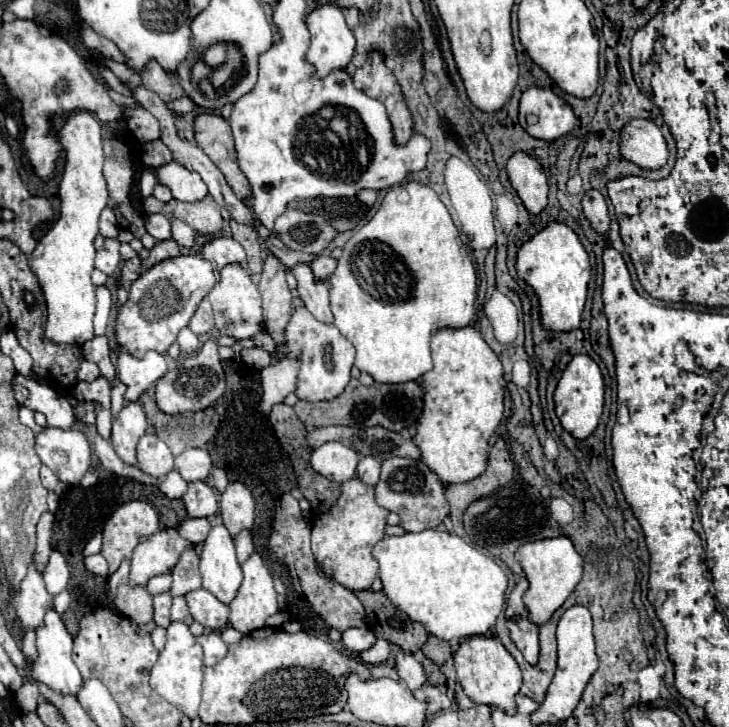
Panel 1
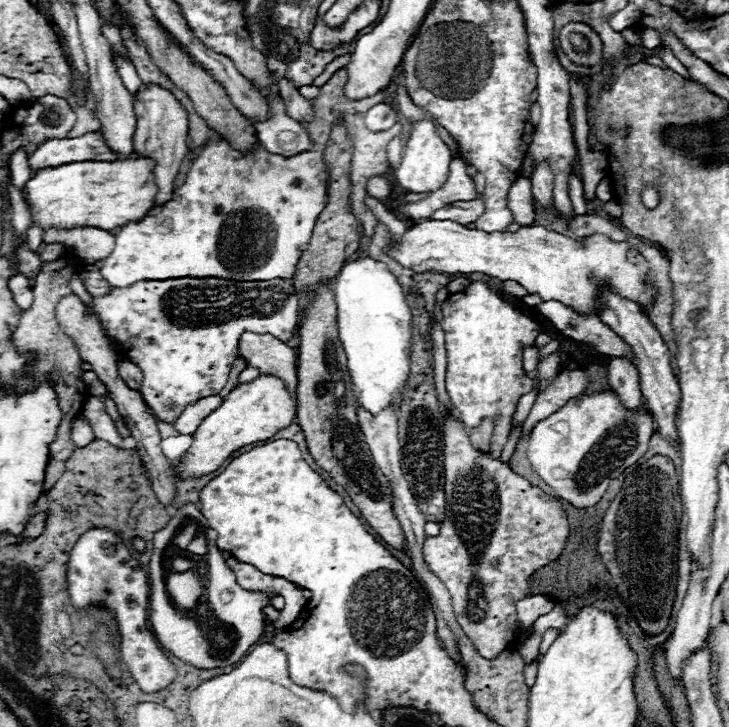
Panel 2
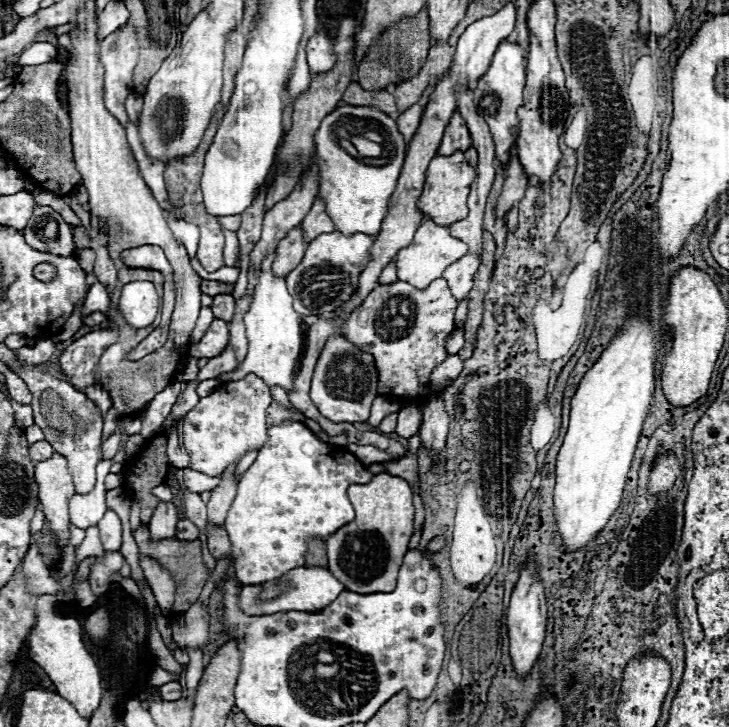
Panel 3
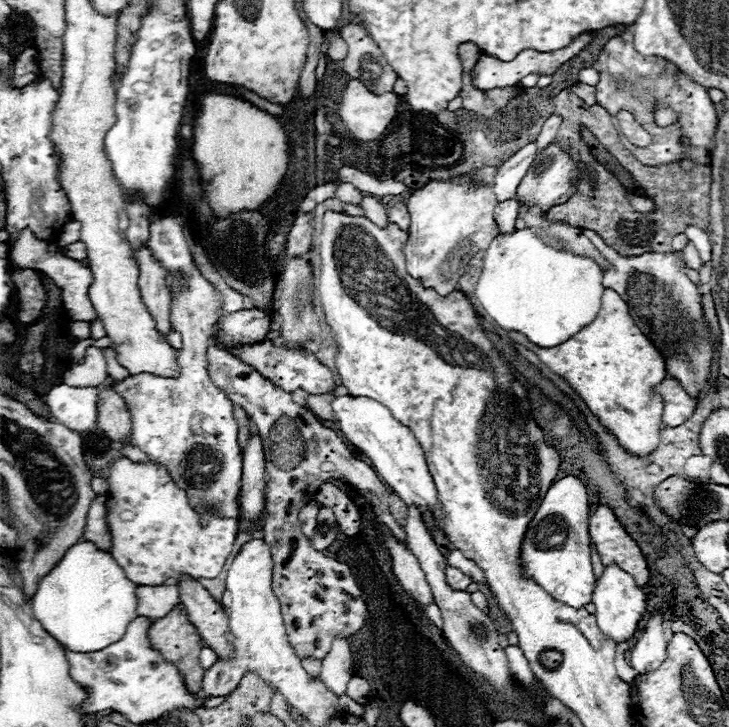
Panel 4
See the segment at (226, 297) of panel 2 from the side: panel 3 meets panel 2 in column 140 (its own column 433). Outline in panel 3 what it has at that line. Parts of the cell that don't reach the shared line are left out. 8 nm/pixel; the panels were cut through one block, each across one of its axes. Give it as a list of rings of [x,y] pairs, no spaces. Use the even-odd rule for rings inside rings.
[[[444,278],[434,280],[424,290],[412,288],[410,284],[404,284],[402,280],[398,280],[394,284],[378,284],[364,298],[364,302],[360,304],[360,308],[356,308],[356,312],[350,314],[350,318],[346,320],[346,326],[344,326],[342,334],[350,342],[354,342],[360,350],[374,354],[376,368],[378,368],[378,374],[380,374],[380,380],[378,380],[378,392],[380,394],[400,396],[400,398],[414,398],[414,400],[426,400],[432,394],[444,392],[452,384],[452,382],[446,382],[440,388],[436,388],[432,384],[432,388],[428,388],[432,370],[448,358],[446,338],[454,330],[454,310],[456,310],[456,306],[458,306],[458,302],[450,294],[450,288],[448,288],[448,284],[446,284]]]

